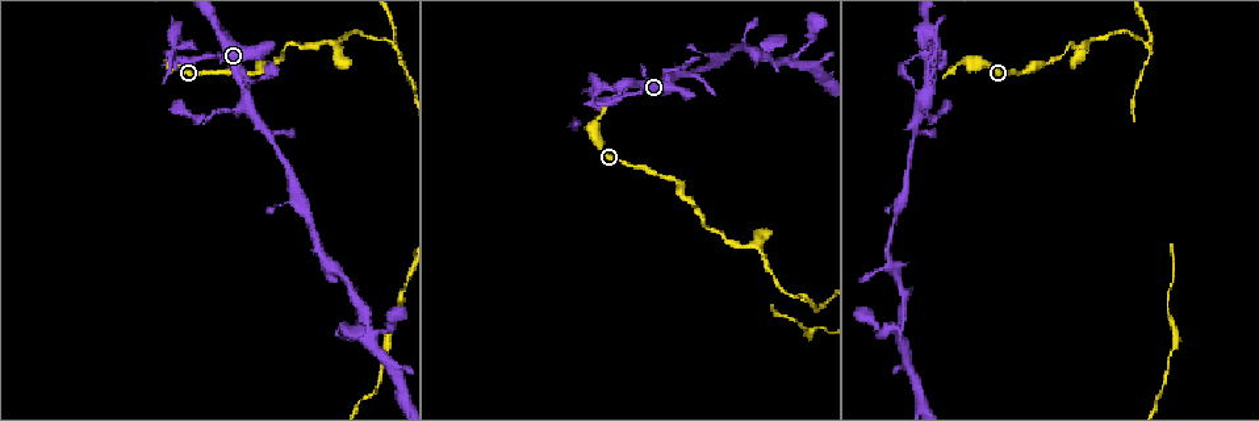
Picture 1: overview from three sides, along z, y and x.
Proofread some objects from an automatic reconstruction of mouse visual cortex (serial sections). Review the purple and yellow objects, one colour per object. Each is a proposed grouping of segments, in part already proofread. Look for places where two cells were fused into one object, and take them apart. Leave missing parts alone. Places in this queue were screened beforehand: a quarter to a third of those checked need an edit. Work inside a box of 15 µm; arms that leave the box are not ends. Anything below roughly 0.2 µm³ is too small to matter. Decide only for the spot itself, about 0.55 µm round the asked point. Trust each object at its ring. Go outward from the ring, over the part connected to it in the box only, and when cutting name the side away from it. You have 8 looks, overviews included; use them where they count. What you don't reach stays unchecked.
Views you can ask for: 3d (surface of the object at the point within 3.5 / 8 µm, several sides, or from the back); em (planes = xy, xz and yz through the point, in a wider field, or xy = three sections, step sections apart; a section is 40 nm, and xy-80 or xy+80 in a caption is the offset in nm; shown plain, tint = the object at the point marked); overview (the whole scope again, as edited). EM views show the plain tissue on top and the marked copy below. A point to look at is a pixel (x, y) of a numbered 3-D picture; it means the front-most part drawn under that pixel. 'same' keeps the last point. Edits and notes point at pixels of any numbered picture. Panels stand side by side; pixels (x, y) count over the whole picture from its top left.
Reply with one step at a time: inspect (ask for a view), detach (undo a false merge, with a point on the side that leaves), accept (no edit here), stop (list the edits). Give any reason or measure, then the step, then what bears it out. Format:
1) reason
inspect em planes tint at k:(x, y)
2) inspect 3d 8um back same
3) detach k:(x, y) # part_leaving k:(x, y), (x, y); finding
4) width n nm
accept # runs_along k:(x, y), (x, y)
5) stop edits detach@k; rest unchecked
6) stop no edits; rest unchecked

sharp bend
inspect 3d 3.5um at 1:(289, 43)

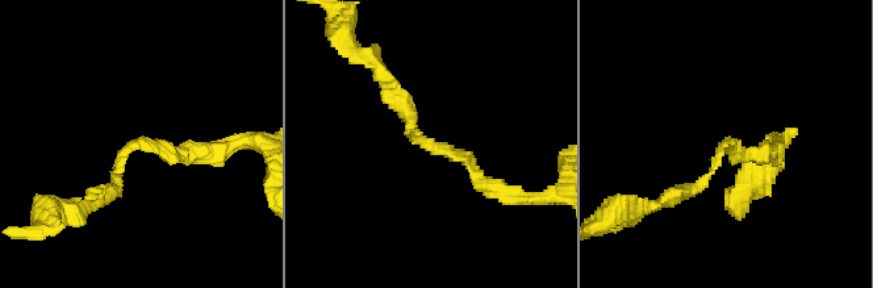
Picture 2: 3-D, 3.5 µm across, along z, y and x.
arm_widths 200, 200 nm; need the tissue
inspect em xy step 2 tint at 2:(721, 147)

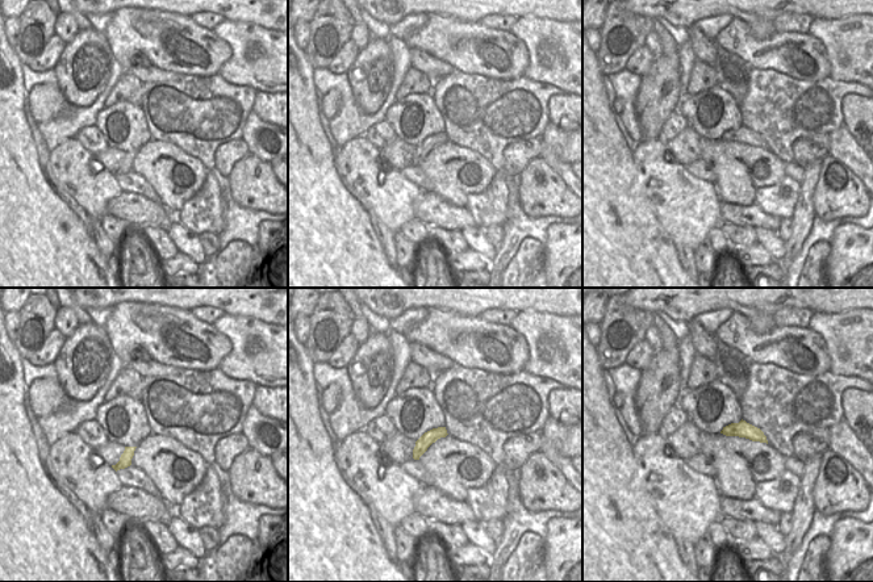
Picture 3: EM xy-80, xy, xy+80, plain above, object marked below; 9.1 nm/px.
accept # runs_along 3:(442, 430), (434, 434), (416, 455); all the same cell

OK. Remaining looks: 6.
side arm on a straight run
inspect 3d 3.5um at 1:(1147, 42)

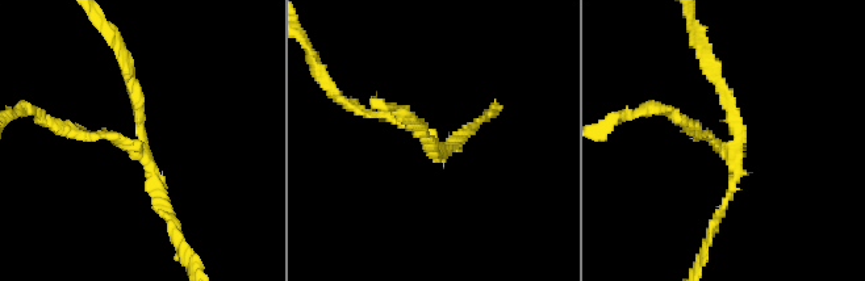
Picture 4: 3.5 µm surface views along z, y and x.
arms 3; arm_widths 100, 100, 150 nm
inspect em xy step 5 tint at 4:(723, 148)

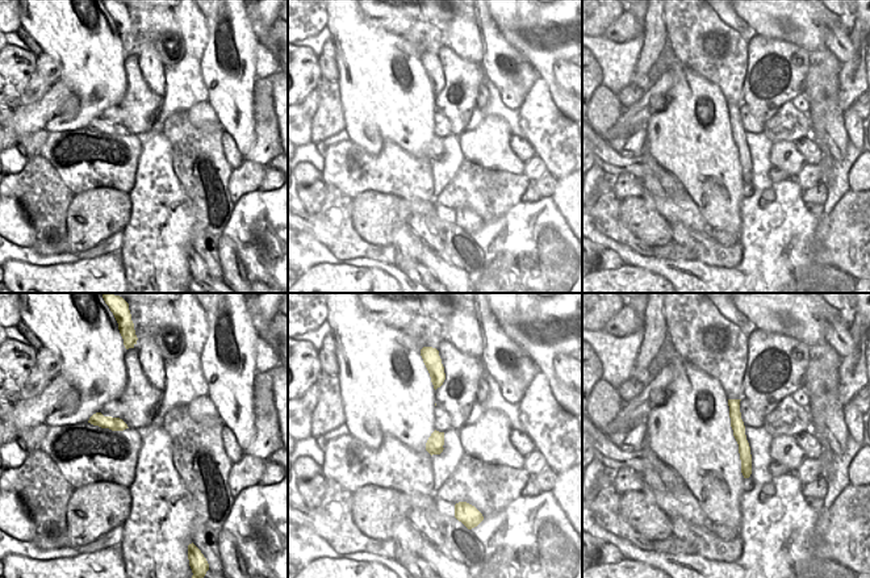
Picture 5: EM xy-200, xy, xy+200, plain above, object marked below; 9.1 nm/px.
detach 4:(136, 97) # part_leaving 4:(145, 155), (157, 208), (193, 264); a second cell is stuck on

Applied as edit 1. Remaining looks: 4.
thin neck
inspect 3d 3.5um at 1:(937, 57)

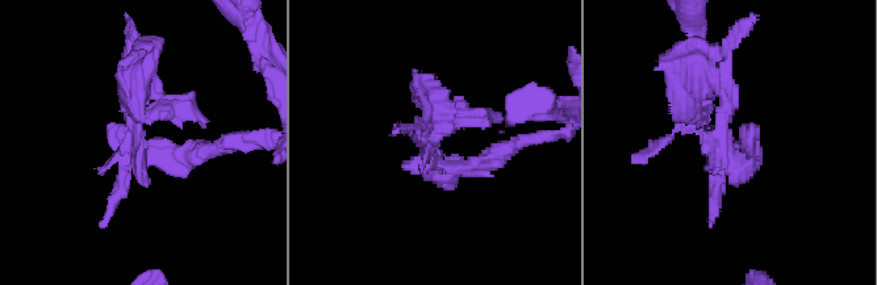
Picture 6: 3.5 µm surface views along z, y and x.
need the tissue
inspect em xy step 2 tint at 6:(736, 150)

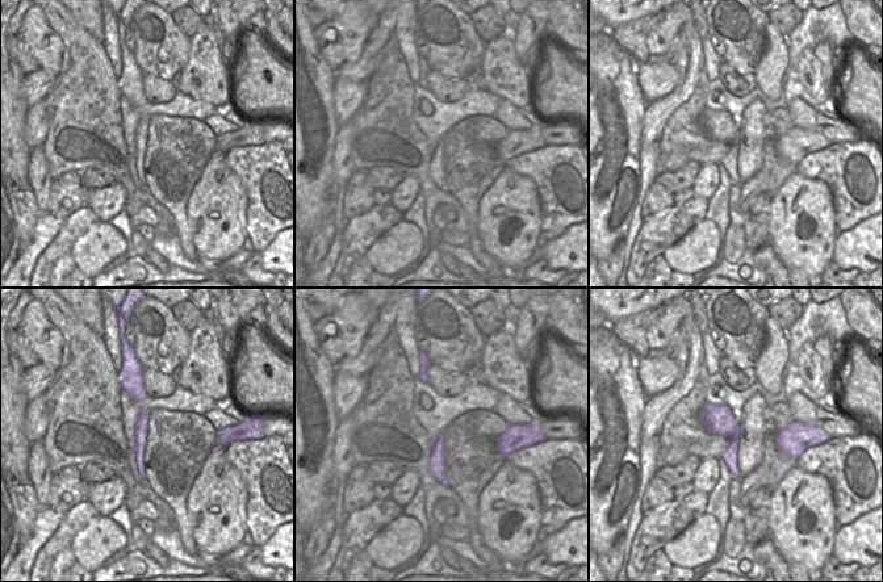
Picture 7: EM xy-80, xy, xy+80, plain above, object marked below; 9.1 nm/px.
detach 6:(117, 187) # part_leaving 6:(145, 149), (133, 135), (133, 63); two cells meet here

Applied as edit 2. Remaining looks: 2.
stop edits detach@4, detach@6; rest unchecked

